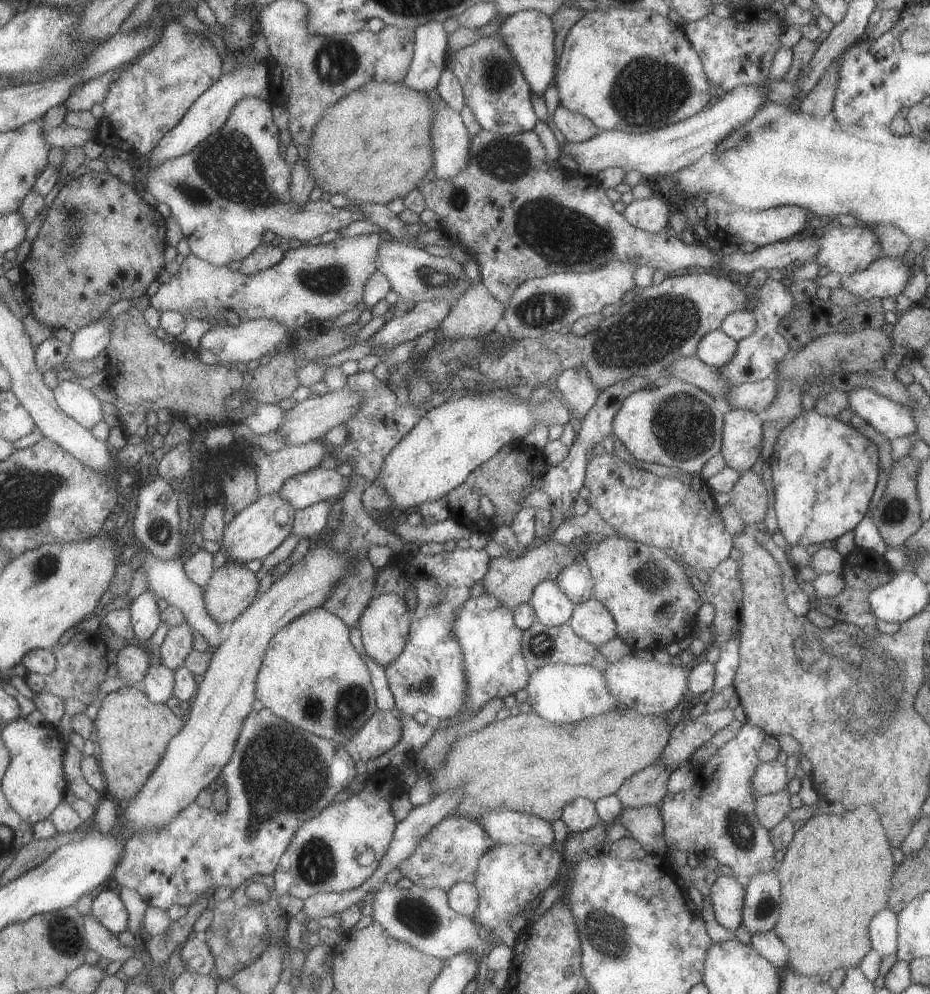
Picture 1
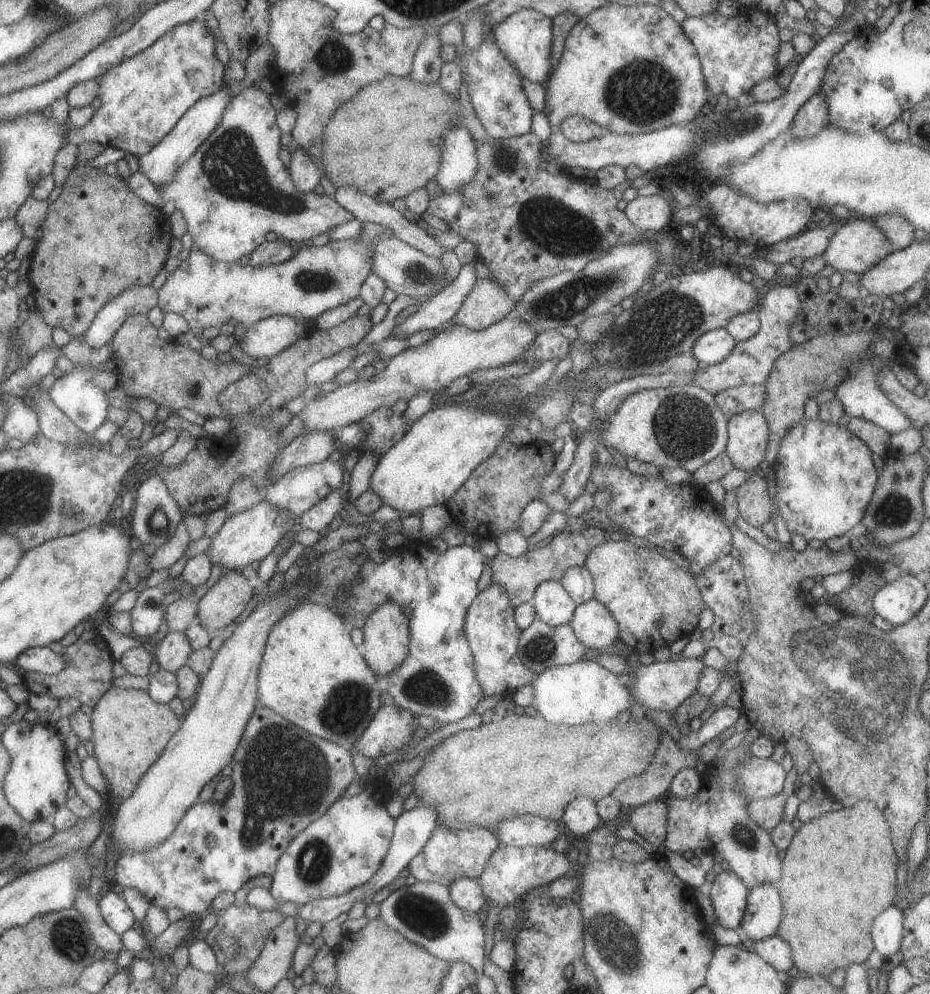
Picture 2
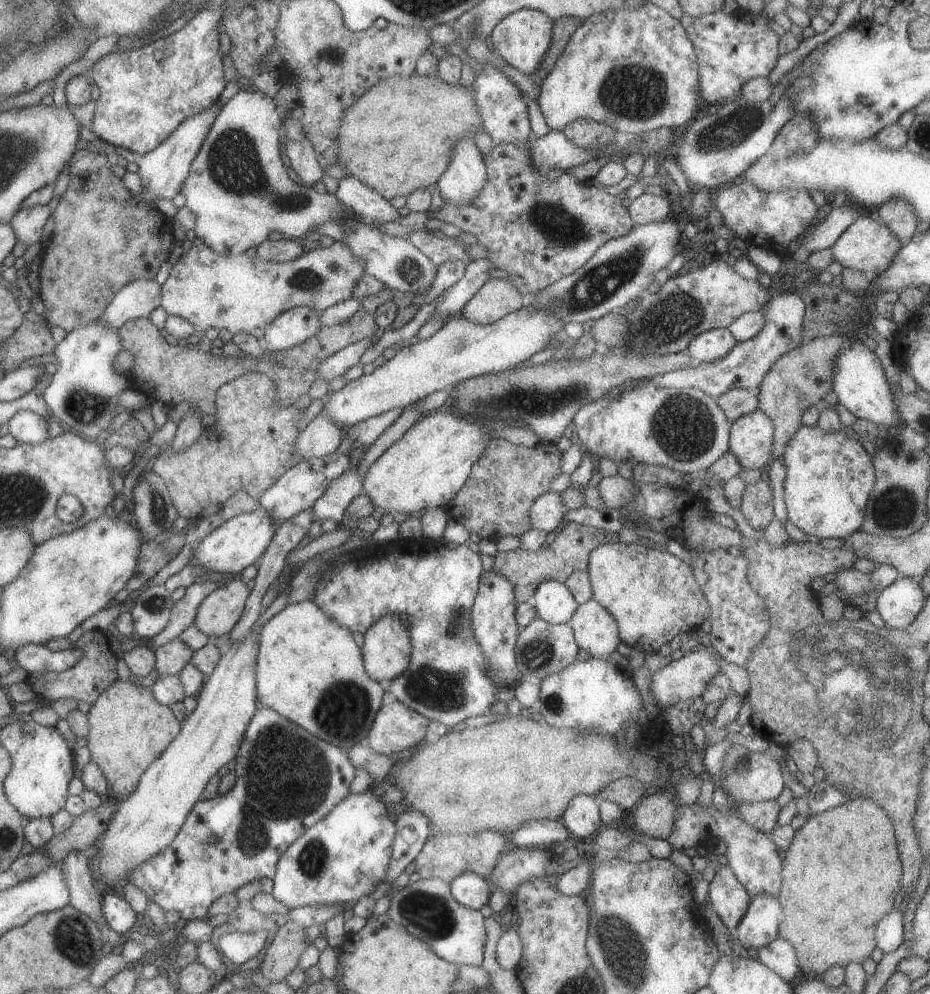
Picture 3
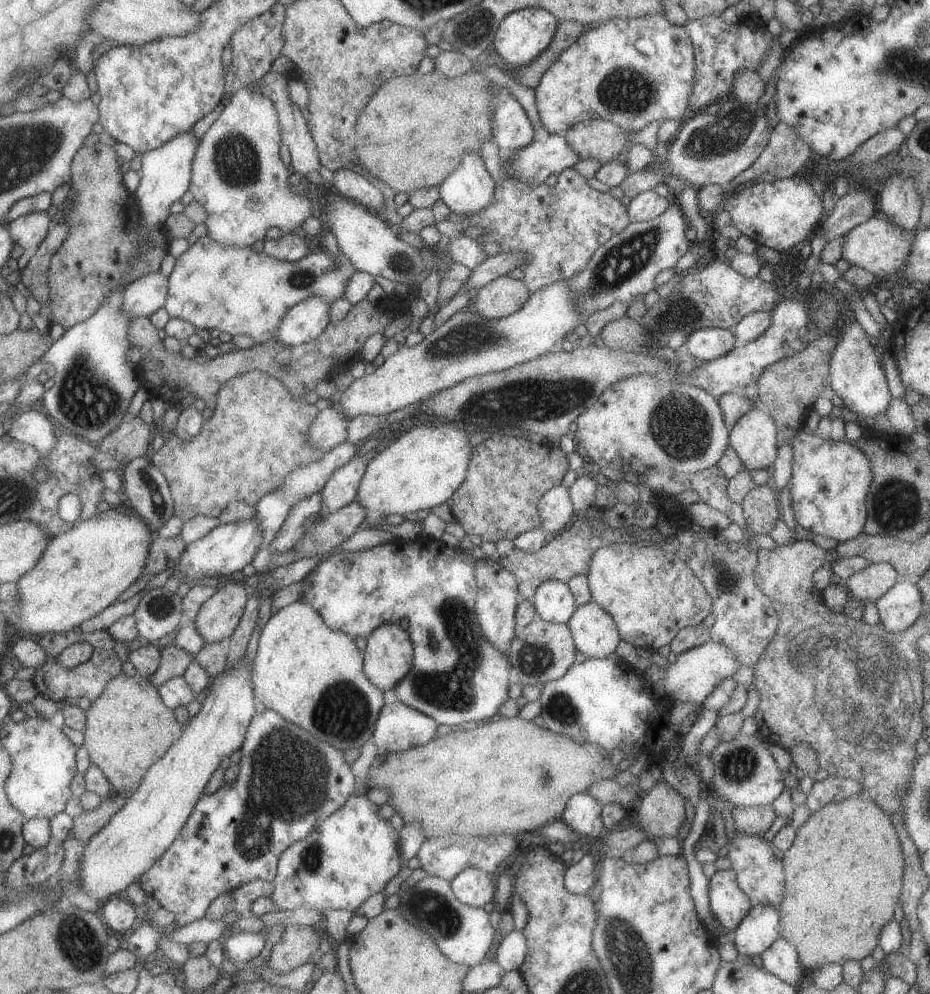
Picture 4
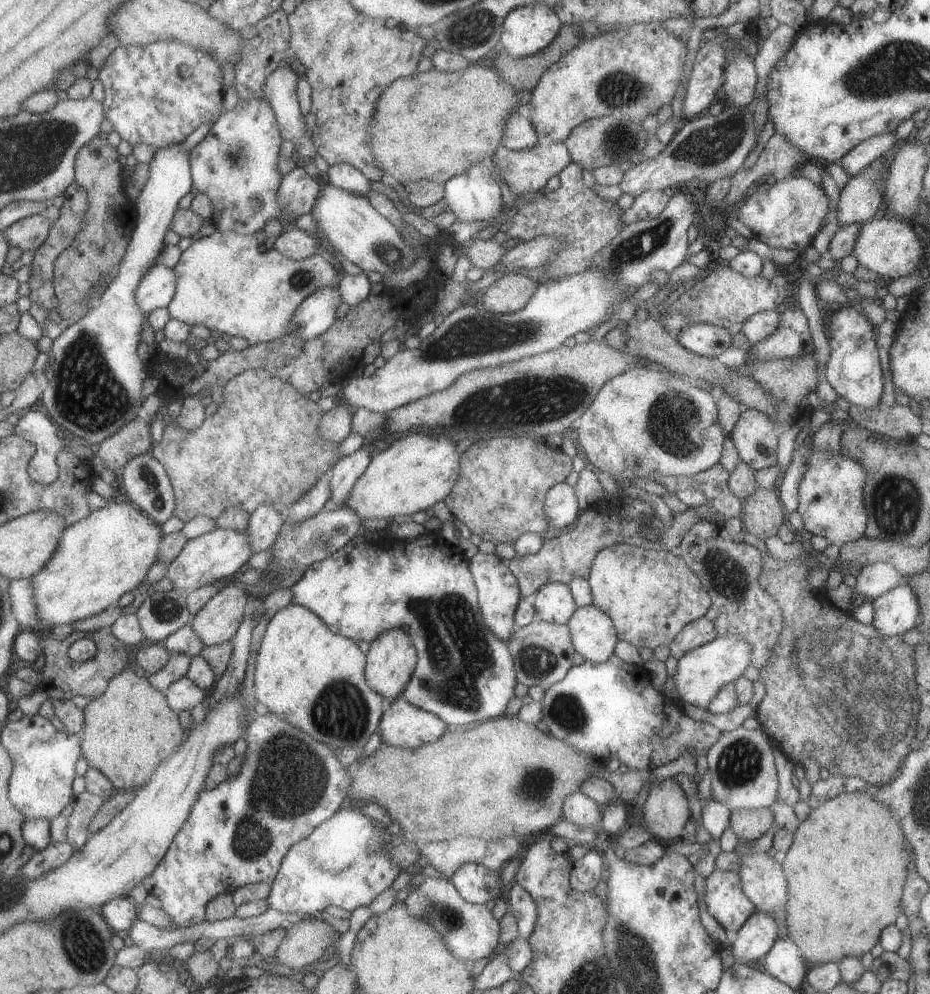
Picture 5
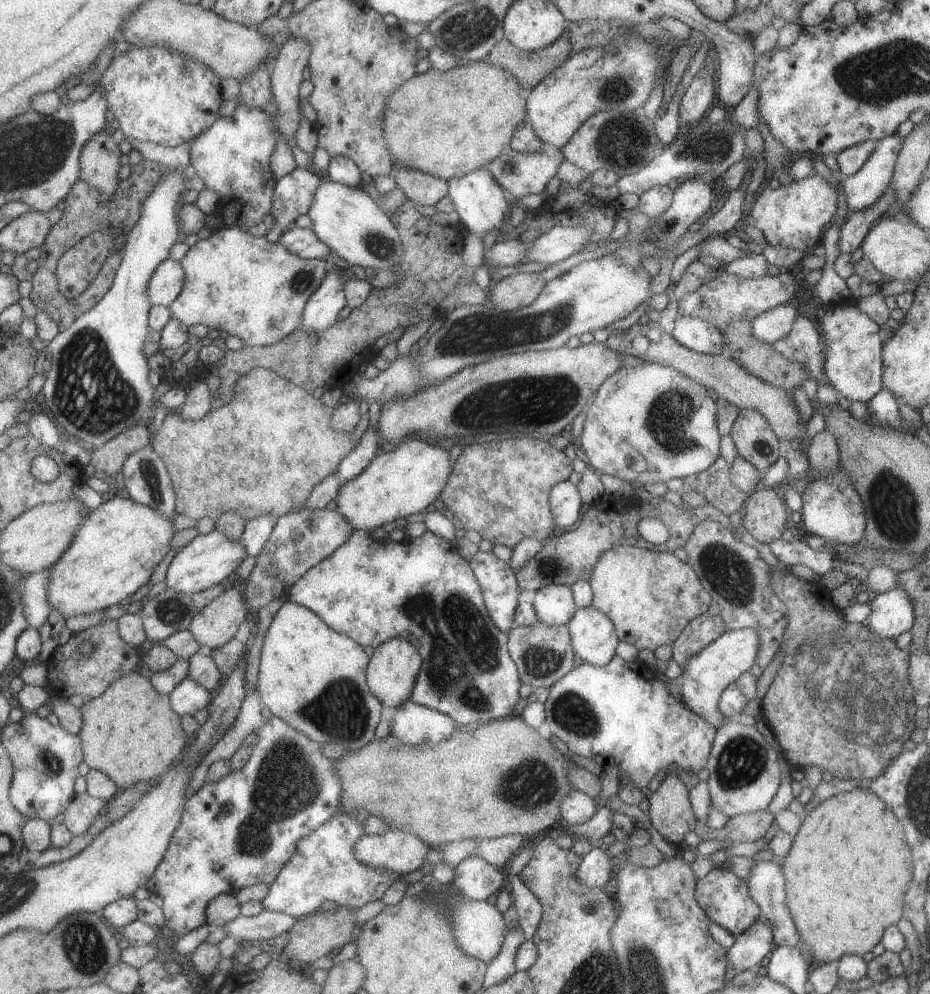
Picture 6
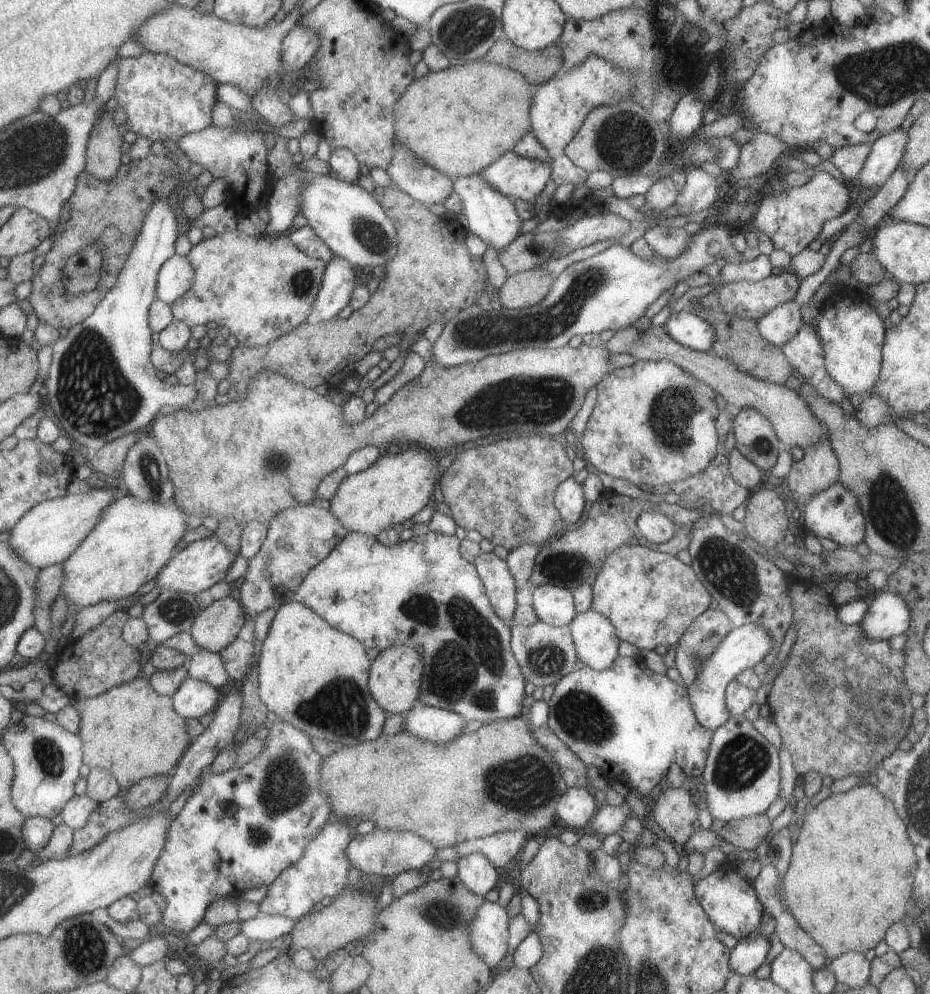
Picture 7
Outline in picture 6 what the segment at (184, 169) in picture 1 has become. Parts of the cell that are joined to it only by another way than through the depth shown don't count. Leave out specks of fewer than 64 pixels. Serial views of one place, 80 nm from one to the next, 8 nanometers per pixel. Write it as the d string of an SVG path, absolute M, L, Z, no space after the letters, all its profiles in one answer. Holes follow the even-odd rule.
M241 103L230 117L219 117L209 128L186 141L195 177L201 178L205 188L219 195L215 214L224 218L225 227L239 227L246 232L249 225L261 221L261 216L270 212L276 178L268 164L276 132L273 117Z

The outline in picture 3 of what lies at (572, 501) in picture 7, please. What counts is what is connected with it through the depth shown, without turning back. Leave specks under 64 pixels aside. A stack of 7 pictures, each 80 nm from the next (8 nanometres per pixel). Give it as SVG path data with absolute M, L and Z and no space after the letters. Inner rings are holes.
M544 492L533 501L529 509L530 525L532 529L551 532L564 524L564 514L567 511L568 508L562 503L560 493Z

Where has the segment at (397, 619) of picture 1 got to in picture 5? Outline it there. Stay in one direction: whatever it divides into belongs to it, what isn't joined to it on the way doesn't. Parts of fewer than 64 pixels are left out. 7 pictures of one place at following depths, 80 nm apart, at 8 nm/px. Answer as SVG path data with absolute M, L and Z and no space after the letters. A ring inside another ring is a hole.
M389 629L377 634L369 642L369 651L366 655L364 677L371 690L380 694L383 699L393 702L400 696L410 679L411 673L417 664L416 648L412 645L406 631L401 629Z

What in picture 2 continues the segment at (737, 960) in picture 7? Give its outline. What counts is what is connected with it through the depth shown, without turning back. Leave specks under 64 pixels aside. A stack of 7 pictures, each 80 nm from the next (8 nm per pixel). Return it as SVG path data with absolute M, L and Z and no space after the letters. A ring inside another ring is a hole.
M765 882L748 889L740 927L749 940L763 940L776 935L781 916L782 902L777 885Z

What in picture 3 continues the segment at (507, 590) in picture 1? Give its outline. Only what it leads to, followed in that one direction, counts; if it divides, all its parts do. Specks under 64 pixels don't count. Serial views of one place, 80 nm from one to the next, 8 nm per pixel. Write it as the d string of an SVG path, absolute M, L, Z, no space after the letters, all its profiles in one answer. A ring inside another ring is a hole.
M573 521L565 522L552 541L546 548L539 547L537 550L529 551L527 548L517 547L511 552L497 551L493 557L492 569L513 585L516 604L530 602L541 581L554 580L563 583L573 571L587 571L589 554L597 546L619 542L615 532L606 532Z

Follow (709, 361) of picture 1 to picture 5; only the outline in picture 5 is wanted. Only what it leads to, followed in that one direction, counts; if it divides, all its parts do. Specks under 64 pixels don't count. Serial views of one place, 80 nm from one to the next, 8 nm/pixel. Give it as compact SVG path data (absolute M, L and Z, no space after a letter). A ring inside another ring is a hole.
M695 323L681 327L676 341L689 352L704 357L717 357L731 345L727 329L709 323Z

